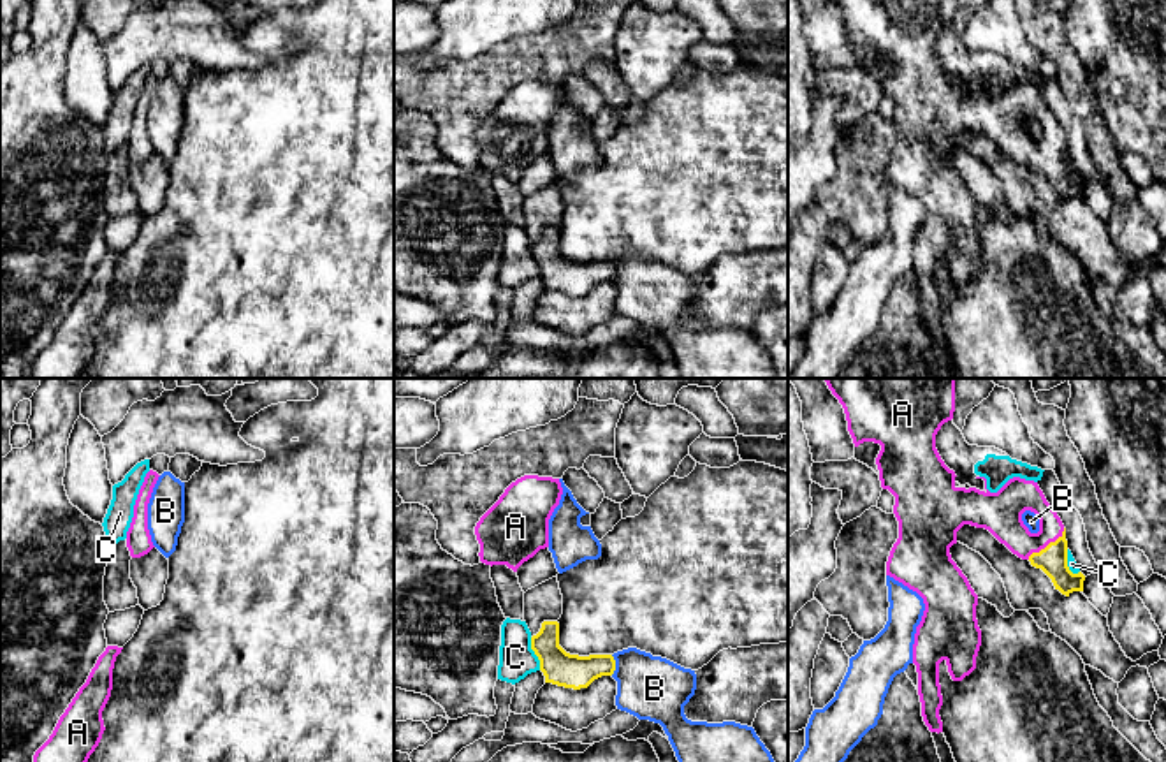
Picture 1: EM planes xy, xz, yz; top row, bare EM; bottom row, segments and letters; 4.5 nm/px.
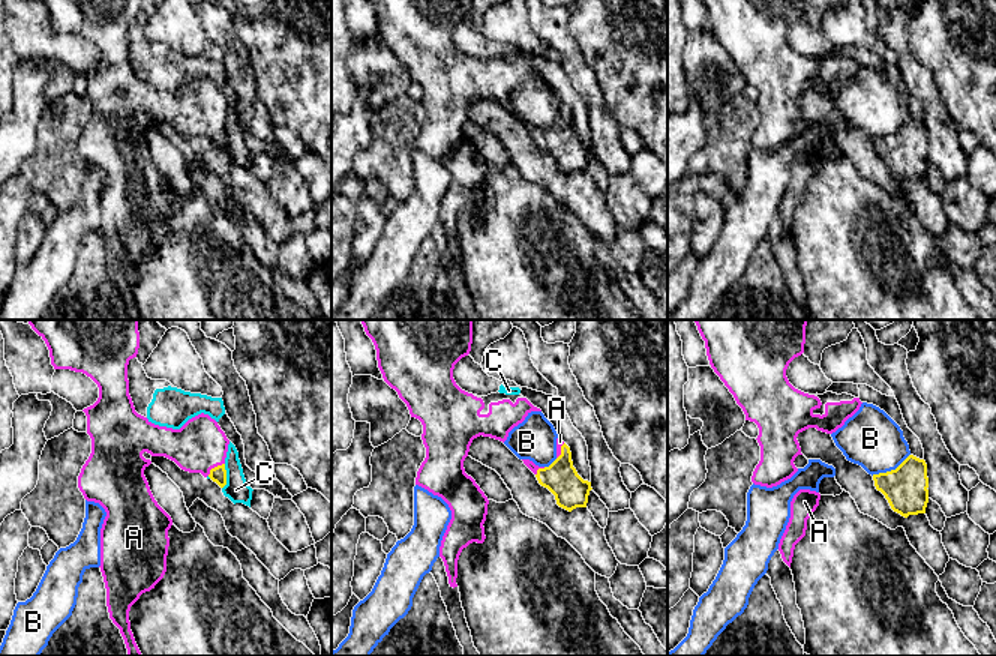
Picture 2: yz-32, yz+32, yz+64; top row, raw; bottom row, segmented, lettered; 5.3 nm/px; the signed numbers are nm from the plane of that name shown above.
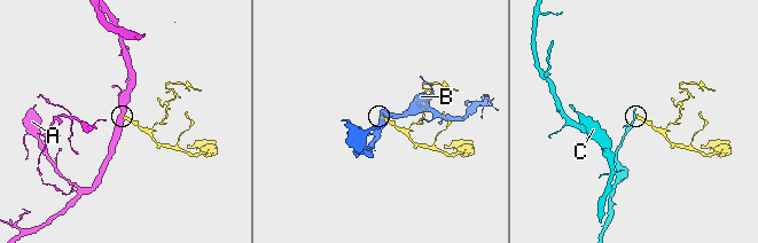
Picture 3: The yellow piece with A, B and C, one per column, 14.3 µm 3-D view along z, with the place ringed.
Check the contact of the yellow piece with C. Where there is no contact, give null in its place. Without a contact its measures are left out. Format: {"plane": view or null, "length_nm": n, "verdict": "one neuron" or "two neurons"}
{"plane": "xz", "length_nm": 160, "verdict": "two neurons"}

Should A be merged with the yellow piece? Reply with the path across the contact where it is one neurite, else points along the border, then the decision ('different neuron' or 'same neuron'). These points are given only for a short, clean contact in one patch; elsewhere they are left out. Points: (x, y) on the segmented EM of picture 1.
runs through yz (1052, 560), (1049, 544), (1029, 544), (1003, 514); same neuron

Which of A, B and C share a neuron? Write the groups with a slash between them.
A / B / C

